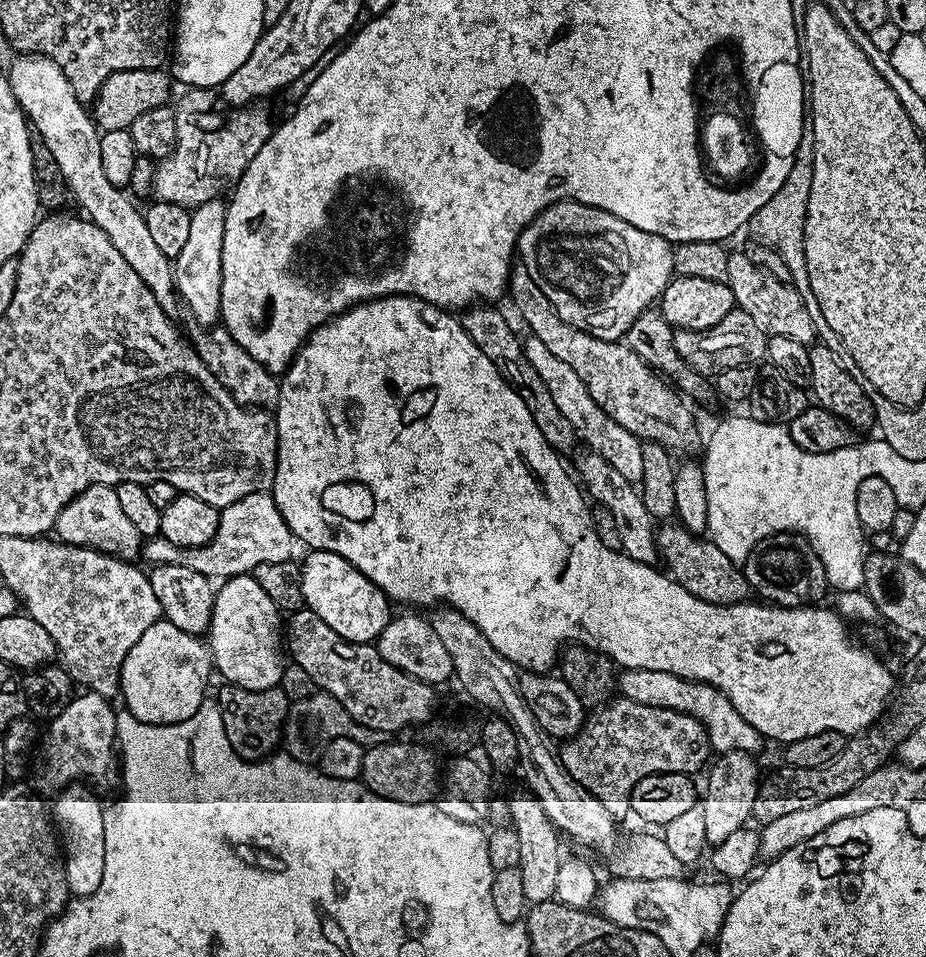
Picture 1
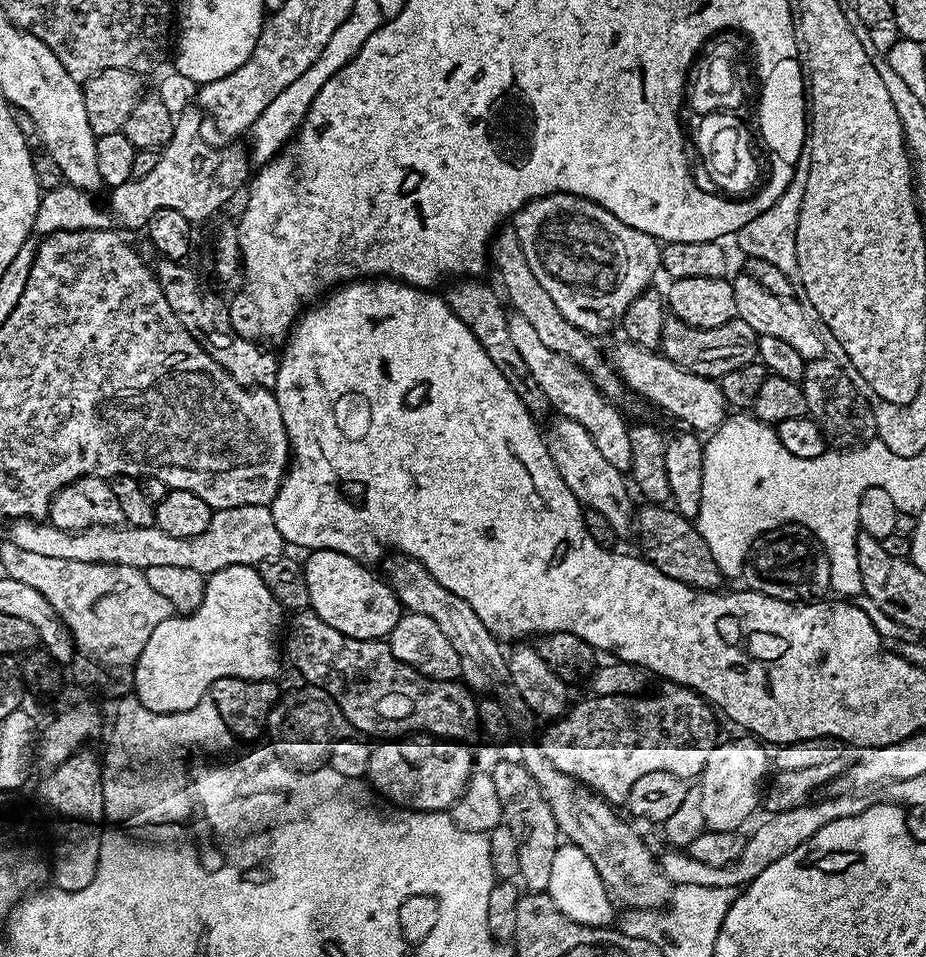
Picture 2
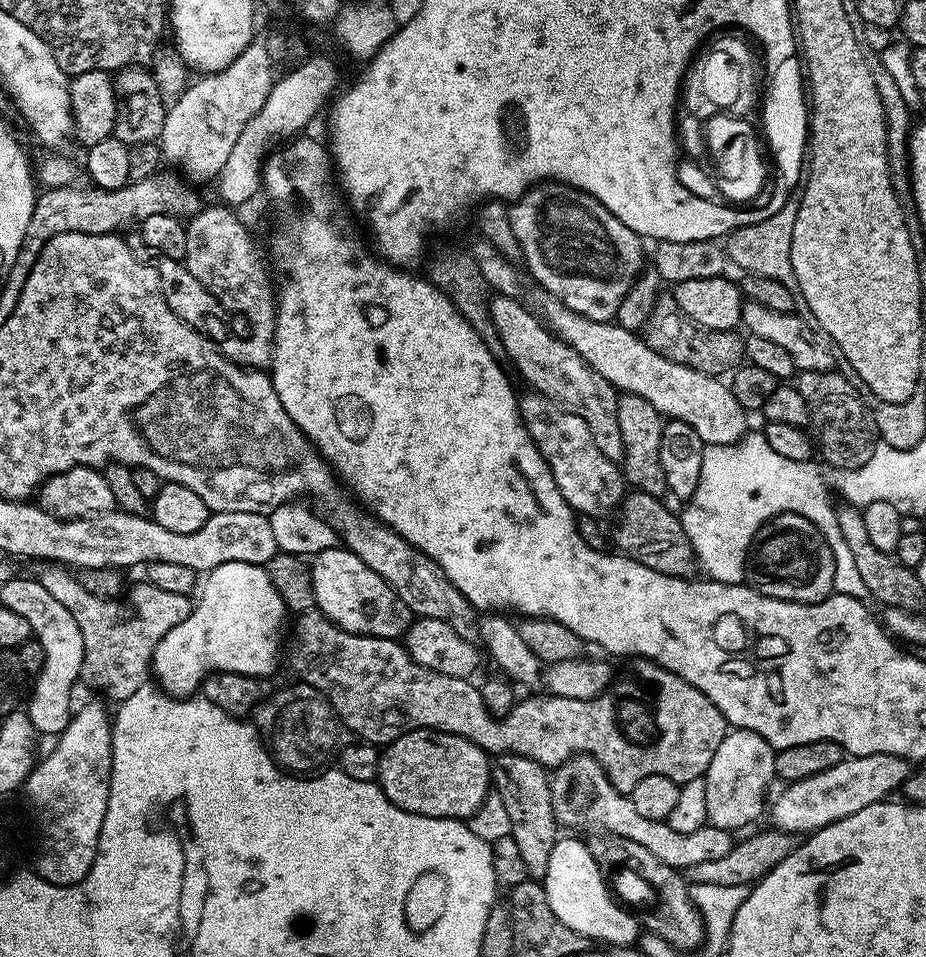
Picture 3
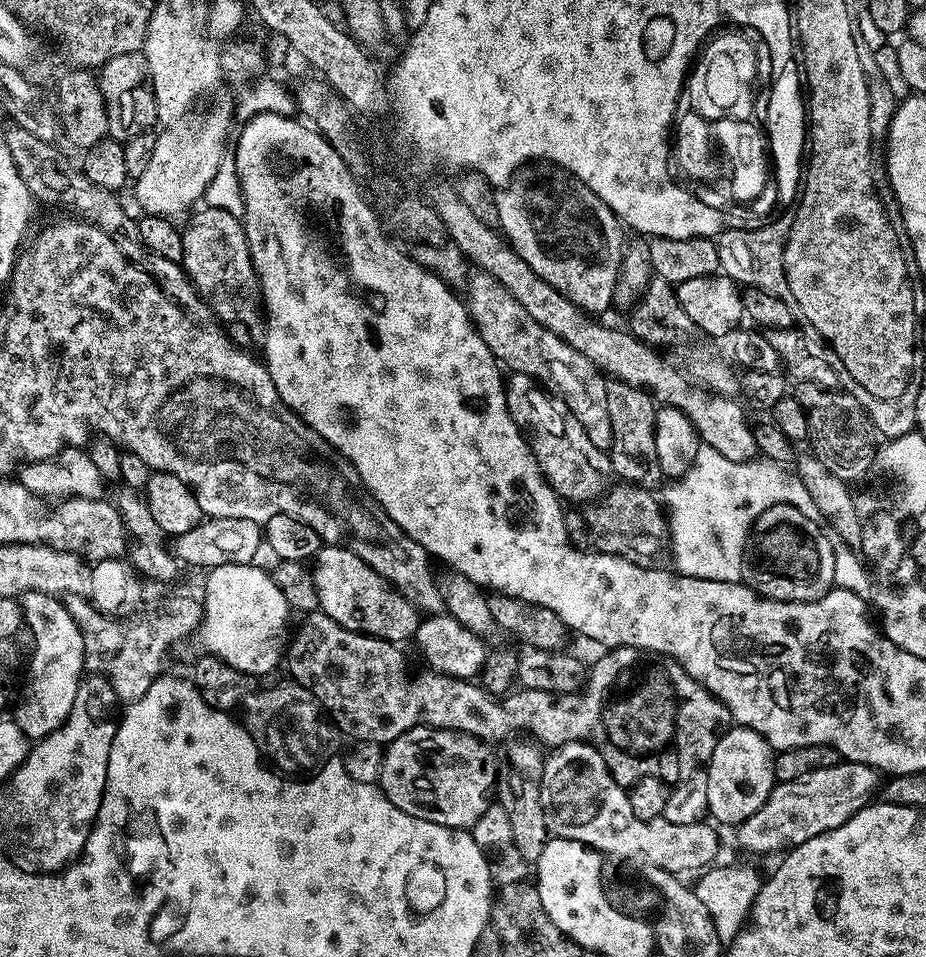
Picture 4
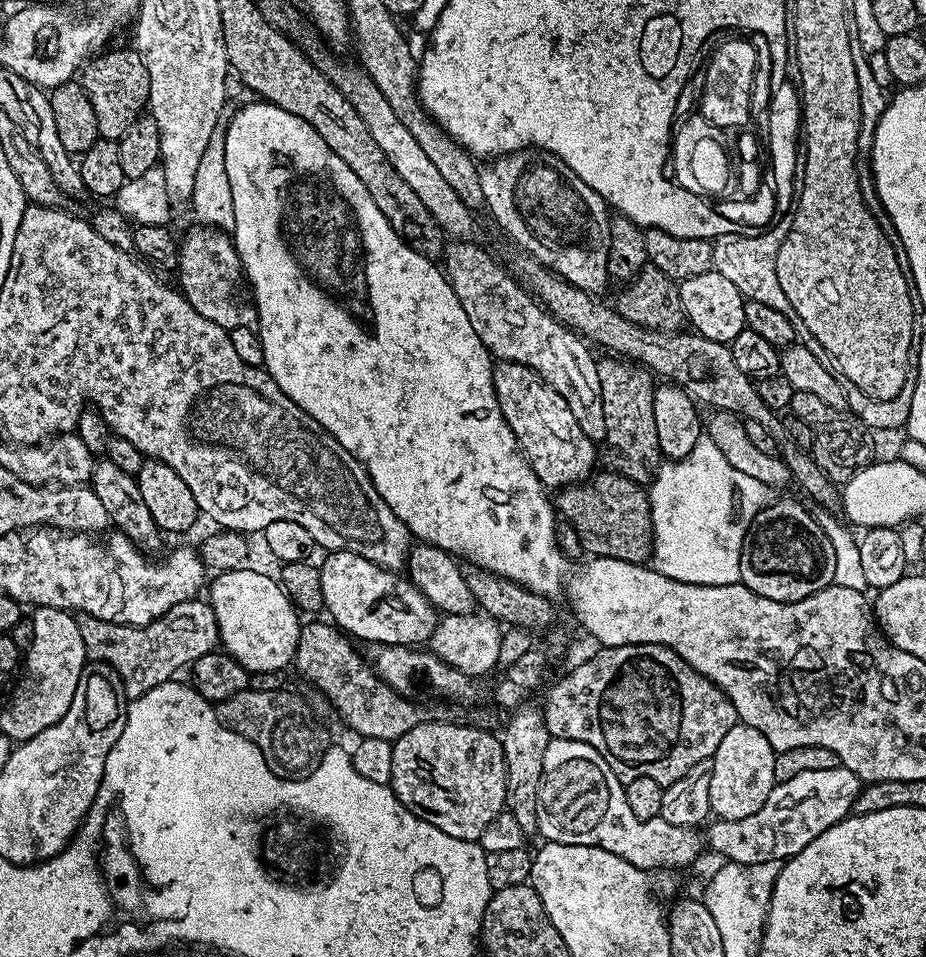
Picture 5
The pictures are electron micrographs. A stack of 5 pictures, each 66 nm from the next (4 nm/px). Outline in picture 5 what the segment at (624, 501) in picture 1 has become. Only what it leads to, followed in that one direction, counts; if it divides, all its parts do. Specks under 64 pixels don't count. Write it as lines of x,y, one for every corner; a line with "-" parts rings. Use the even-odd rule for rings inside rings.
509,360
493,367
492,381
498,406
510,430
514,430
514,438
525,460
544,483
545,489
559,490
570,484
581,483
593,475
597,467
597,445
586,438
586,434
582,434
582,426
578,426
574,414
570,414
566,398
562,398
558,390
551,388
534,370

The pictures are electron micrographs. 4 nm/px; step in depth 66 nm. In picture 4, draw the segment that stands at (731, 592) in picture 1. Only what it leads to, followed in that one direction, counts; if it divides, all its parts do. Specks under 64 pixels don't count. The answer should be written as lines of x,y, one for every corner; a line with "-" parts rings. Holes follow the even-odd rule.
613,483
600,497
583,509
586,526
589,528
591,547
611,556
621,556
643,568
659,565
660,555
670,548
668,518
661,501
656,500
649,489
637,484

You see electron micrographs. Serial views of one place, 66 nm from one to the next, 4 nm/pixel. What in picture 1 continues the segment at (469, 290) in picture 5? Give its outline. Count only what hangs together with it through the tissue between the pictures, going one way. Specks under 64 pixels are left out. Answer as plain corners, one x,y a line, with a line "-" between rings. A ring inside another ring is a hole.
529,335
523,341
523,345
530,366
534,366
534,370
538,370
538,378
546,382
546,390
550,390
550,395
554,397
558,410
562,410
562,415
570,421
570,426
574,426
577,437
582,444
585,444
583,447
589,452
606,458
606,462
610,462
610,466
614,466
614,470
618,470
618,474
622,474
626,482
634,486
639,485
642,478
642,441
630,430
614,422
614,419
610,418
609,414
606,414
606,411
602,410
591,398
590,391
586,390
582,378
578,378
566,362
550,354
538,338

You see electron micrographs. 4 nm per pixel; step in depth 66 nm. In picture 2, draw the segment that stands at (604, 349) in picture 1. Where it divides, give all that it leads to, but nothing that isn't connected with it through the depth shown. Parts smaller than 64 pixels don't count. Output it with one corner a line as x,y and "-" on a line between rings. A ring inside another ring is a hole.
505,223
497,229
491,244
489,245
489,255
492,264
498,267
500,272
500,280
504,284
505,299
510,300
515,315
522,316
530,326
537,331
538,338
545,347
556,354
562,354
570,358
591,378
598,390
605,397
613,402
620,401
619,399
626,394
626,386
607,357
600,352
593,337
587,332
580,331
573,326
564,315
558,310
551,301
550,294
547,294
543,289
542,284
538,282
534,276
534,272
530,270
529,263
526,261
526,254
522,251
522,244
518,240
516,227
513,223

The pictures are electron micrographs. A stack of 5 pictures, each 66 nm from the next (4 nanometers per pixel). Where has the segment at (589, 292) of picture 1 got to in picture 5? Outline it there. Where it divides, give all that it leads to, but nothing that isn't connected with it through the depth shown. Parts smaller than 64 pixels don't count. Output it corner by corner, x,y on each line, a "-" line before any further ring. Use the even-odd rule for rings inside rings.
533,147
519,148
507,156
497,156
491,162
485,163
479,169
482,191
485,194
487,211
492,211
494,219
500,223
500,228
513,240
521,252
527,252
542,266
554,270
566,282
578,286
593,294
600,294
607,284
610,284
608,274
608,247
610,246
610,209
602,197
562,158
549,152
542,152

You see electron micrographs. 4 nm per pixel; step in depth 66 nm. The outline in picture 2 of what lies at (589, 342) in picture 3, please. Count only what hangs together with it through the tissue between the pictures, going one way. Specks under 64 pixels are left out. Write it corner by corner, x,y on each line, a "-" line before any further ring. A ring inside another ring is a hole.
620,342
612,354
610,352
610,363
631,393
637,392
654,407
669,412
674,419
684,423
681,425
697,433
708,434
724,423
726,419
724,395
715,379
690,374
682,366
670,362
659,351
627,342

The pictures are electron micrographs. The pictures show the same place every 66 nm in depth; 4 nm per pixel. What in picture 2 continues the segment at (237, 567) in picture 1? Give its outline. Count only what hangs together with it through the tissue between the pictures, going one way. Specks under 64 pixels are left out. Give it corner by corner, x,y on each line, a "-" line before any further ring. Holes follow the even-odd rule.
265,504
254,506
238,506
237,508
218,508
213,511
210,526
202,530
202,534
194,534
190,538
174,538
166,534
166,530
158,527
133,528
131,526
102,526
87,528
81,532
58,530
50,522
35,520
18,520
11,525
7,539
14,546
22,546
22,550
31,550
33,554
46,554
46,558
70,558
70,562
94,562
95,564
121,564
134,566
141,570
154,566
182,566
190,570
198,570
211,574
218,570
226,570
226,566
251,564
258,566
262,561
273,560
283,555
286,545
274,523
271,507

